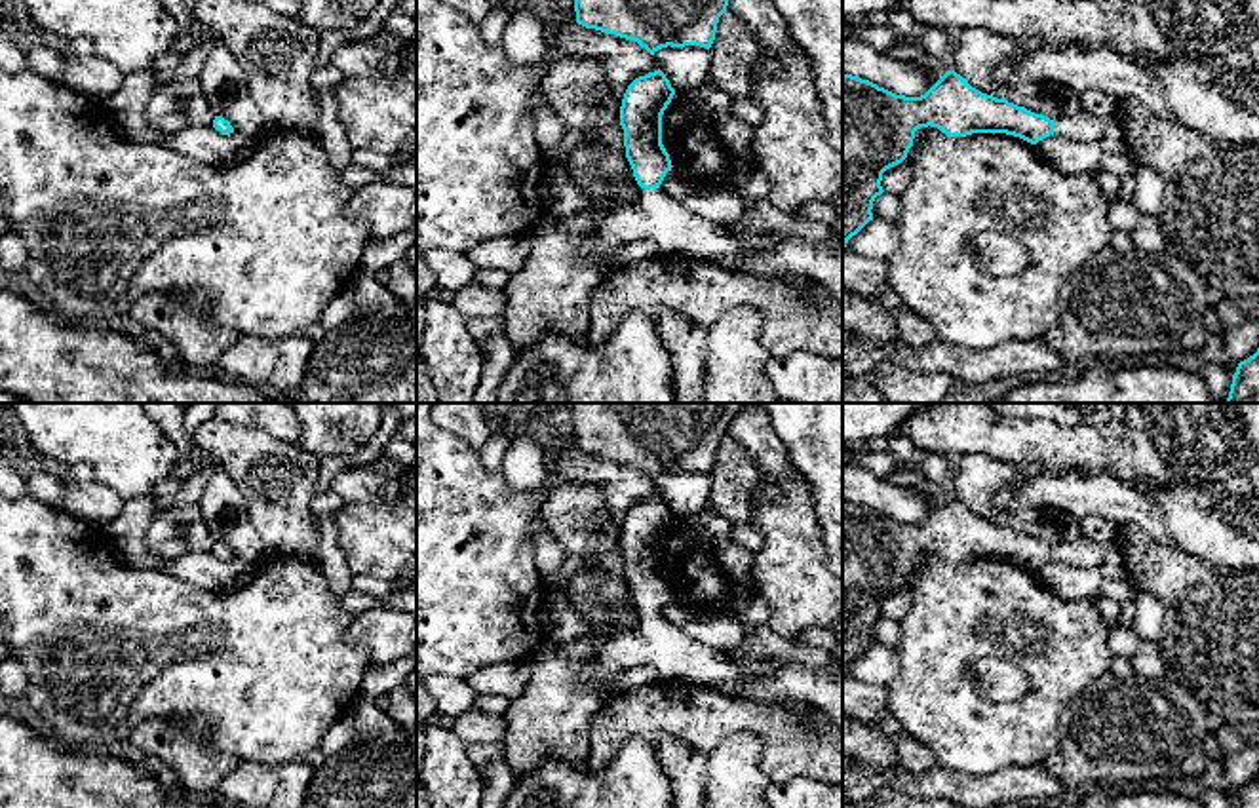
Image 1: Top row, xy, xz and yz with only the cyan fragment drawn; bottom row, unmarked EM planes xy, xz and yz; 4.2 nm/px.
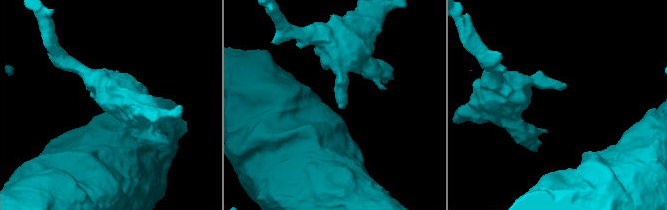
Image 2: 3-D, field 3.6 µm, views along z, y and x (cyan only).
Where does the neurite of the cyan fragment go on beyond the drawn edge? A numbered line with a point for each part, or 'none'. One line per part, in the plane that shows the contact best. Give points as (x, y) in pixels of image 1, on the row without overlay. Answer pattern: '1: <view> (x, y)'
1: xz (658, 643)

